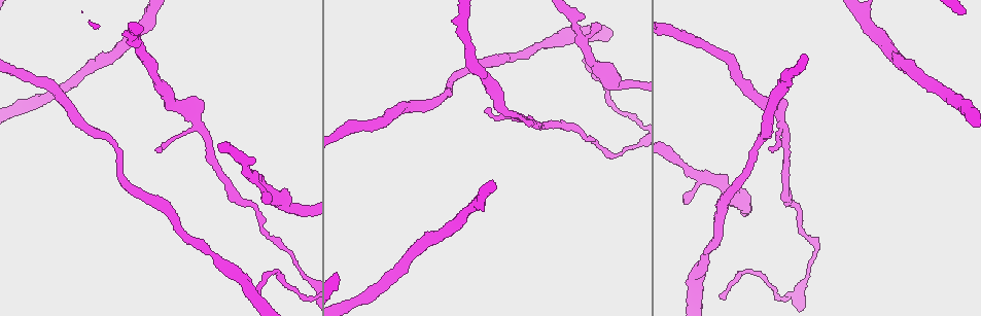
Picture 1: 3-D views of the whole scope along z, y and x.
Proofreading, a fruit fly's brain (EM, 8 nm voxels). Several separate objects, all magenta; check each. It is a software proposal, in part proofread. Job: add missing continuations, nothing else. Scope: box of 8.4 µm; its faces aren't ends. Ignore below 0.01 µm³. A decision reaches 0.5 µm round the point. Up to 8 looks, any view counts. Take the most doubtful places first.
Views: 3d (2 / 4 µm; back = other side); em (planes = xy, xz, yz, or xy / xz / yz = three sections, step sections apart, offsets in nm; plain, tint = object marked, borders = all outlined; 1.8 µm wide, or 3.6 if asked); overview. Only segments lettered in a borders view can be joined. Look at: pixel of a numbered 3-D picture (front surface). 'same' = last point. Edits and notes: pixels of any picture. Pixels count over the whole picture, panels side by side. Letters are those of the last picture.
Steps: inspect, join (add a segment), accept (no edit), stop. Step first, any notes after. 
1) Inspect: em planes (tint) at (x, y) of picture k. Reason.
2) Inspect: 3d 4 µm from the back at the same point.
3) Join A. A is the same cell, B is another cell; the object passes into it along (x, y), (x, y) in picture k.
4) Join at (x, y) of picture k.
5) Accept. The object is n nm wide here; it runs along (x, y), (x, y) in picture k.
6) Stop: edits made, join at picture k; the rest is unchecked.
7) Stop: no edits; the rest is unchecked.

Inspect: em xy step 4 (tint) at (687, 202) of picture 1. An open end.

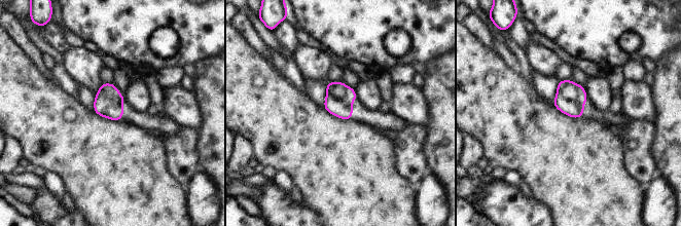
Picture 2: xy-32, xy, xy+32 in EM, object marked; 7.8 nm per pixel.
Inspect: em planes (borders) at the same point. Cut it another way.

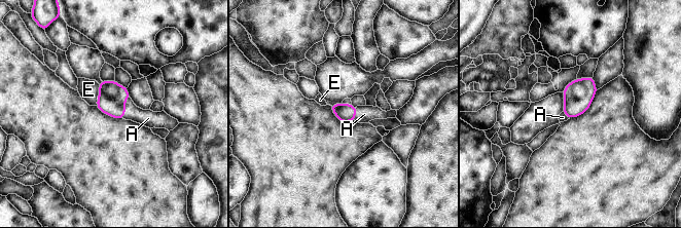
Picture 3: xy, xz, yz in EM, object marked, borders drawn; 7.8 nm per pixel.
Join at (148, 118) of picture 3. The longest contact is with A, 180 nm; A is the same cell, E is another cell; the object passes into it along (111, 101), (124, 108), (148, 118) in picture 3; it goes on there.

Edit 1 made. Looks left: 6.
Inspect: 3d 2 µm at (726, 298) of picture 1. An open end.

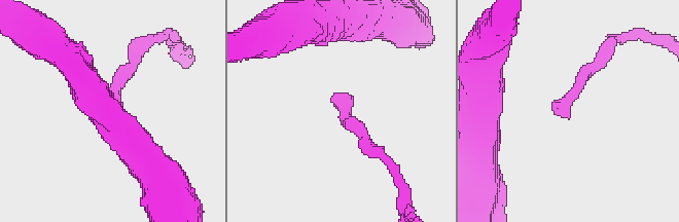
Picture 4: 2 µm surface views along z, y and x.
Inspect: em xz step 4 (borders) at (569, 116) of picture 4. Now the EM.

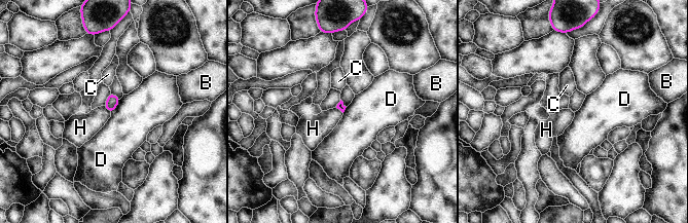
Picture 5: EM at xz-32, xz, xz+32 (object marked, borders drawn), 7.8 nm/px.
Inspect: em planes (borders) at the same point. Another direction.

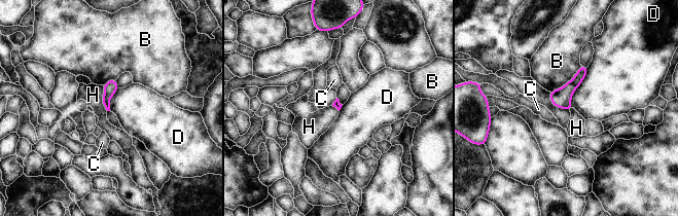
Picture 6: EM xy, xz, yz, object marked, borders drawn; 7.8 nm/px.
Accept. B, C, D and H are other cells; a border runs along (102, 85), (103, 105), (107, 110) in picture 6; none of them fits.

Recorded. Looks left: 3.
Inspect: 3d 4 µm at (290, 255) of picture 1. A narrow waist.

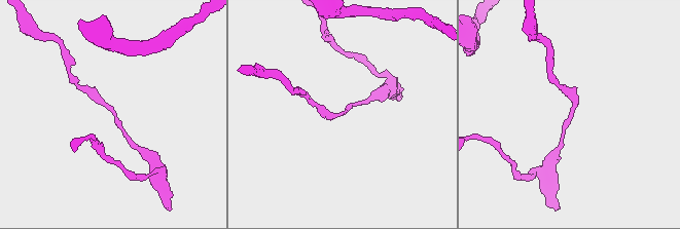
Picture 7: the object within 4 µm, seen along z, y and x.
Inspect: em planes (tint) at (344, 111) of picture 7. Now the EM.

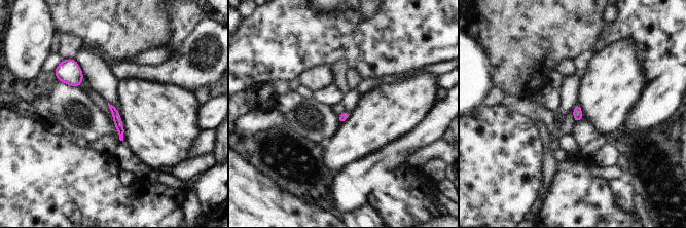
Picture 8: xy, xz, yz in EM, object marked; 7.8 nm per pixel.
Inspect: em planes (borders) at the same point. What lies round it.

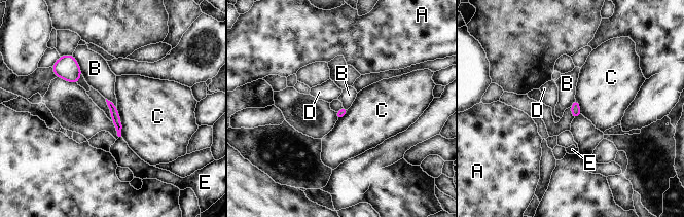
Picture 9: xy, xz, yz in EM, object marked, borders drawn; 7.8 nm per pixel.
Accept. A, B, C, D and E are other cells; a border runs along (72, 55), (82, 74) in picture 9; no lettered segment goes on from it.

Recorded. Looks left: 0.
Stop: edits made, join at picture 3; the rest is unchecked.

